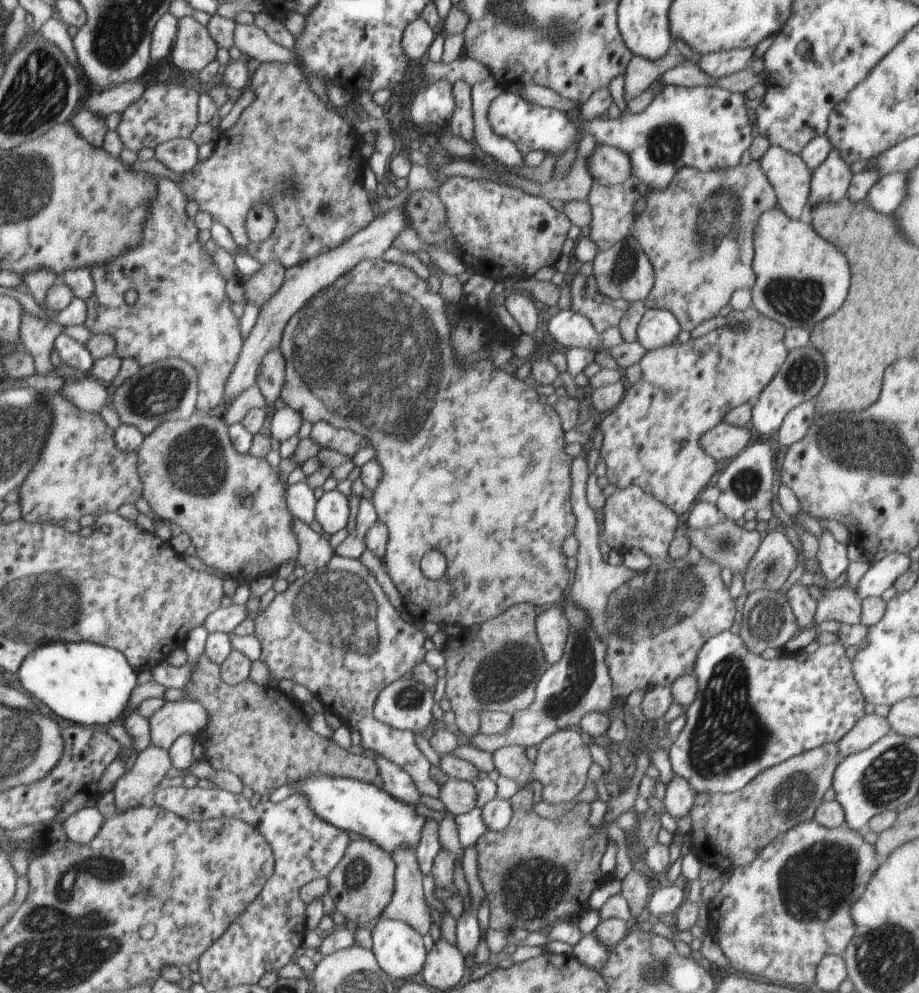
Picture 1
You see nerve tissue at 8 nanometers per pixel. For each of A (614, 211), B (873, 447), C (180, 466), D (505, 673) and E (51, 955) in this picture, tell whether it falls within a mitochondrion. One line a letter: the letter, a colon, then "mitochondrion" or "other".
A: other
B: mitochondrion
C: mitochondrion
D: mitochondrion
E: mitochondrion

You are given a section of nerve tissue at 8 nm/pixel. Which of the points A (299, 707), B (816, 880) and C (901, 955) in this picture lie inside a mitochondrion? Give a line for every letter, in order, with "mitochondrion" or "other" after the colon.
A: other
B: mitochondrion
C: mitochondrion

